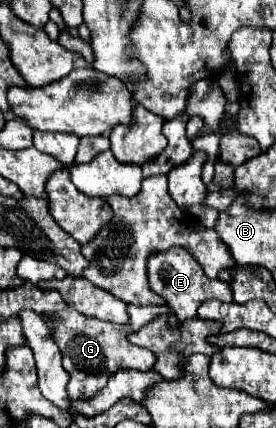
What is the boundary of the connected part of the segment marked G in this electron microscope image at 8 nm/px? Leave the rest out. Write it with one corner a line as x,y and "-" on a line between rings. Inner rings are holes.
66,308
58,314
46,314
48,320
54,320
54,338
60,346
64,356
64,370
70,374
68,382
68,402
74,404
76,400
90,400
100,390
106,388
106,380
110,374
118,372
120,368
136,368
136,370
150,370
154,368
156,356
146,350
132,346
128,342
130,332
118,332
118,324
106,324
96,318
88,318
78,314
74,308

